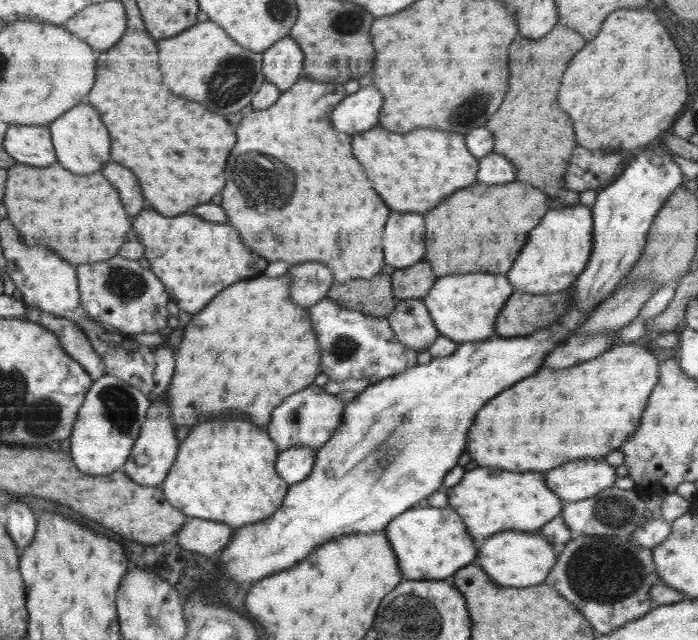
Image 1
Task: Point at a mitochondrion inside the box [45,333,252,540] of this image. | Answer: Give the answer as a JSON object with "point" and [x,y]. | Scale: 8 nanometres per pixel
{"point":[119,405]}

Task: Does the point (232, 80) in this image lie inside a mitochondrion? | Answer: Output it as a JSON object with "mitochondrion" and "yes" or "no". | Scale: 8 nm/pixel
{"mitochondrion":"yes"}

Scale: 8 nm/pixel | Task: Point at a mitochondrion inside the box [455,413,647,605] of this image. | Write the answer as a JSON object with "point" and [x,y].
{"point":[614,513]}

